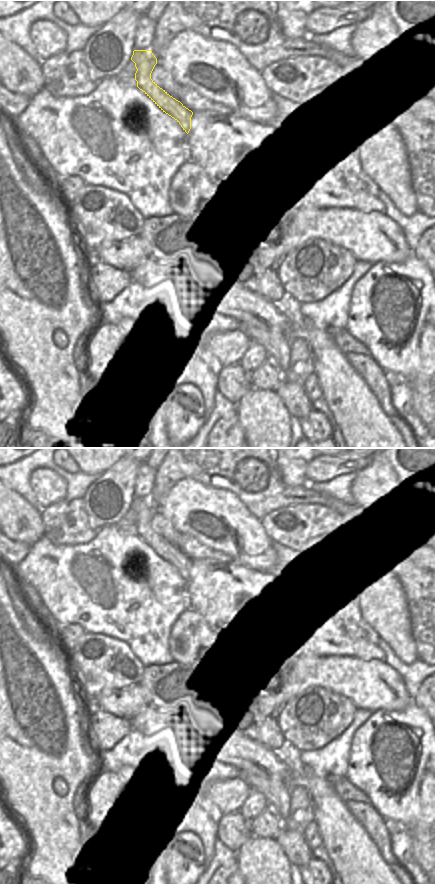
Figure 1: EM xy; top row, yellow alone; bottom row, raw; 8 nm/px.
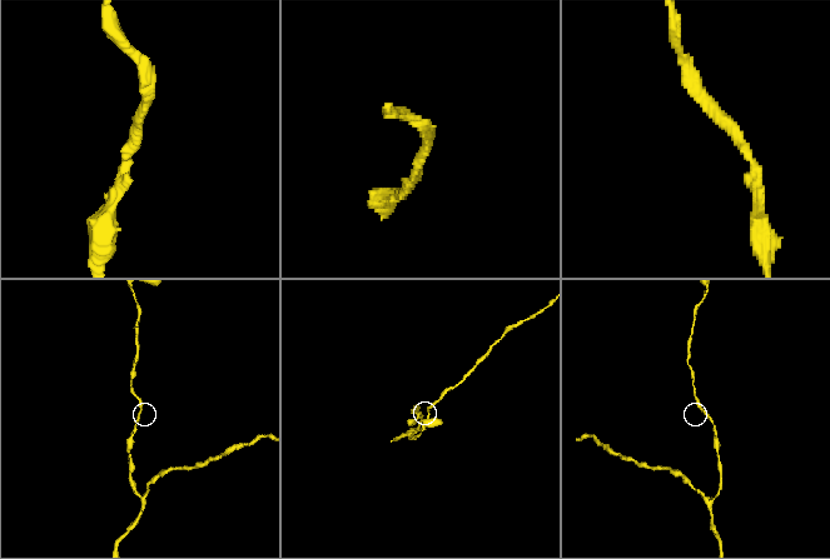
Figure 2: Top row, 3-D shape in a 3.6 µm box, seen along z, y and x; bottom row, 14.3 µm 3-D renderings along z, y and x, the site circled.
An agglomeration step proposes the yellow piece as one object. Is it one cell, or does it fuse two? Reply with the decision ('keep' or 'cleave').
keep

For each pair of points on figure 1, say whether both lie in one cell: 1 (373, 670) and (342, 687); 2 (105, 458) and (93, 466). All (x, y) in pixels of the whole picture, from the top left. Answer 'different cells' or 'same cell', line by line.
1: same cell
2: same cell

